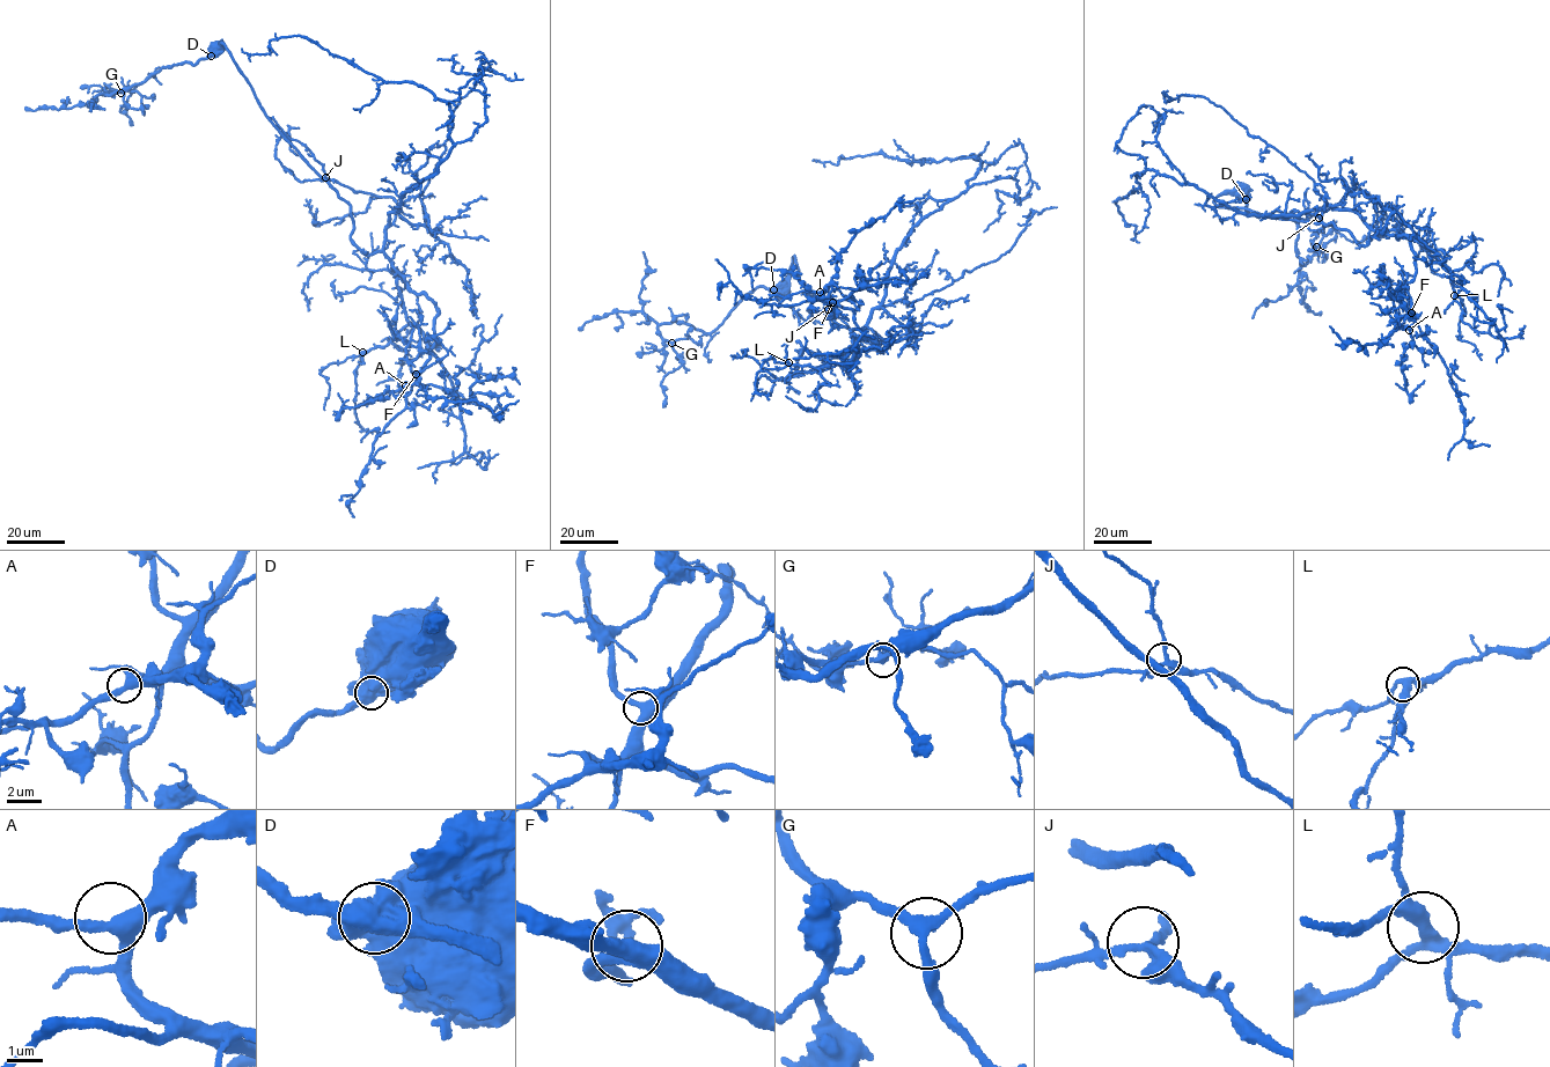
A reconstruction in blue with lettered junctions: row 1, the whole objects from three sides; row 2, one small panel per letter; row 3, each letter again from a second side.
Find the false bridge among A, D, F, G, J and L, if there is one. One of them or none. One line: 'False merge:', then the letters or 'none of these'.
False merge: D

